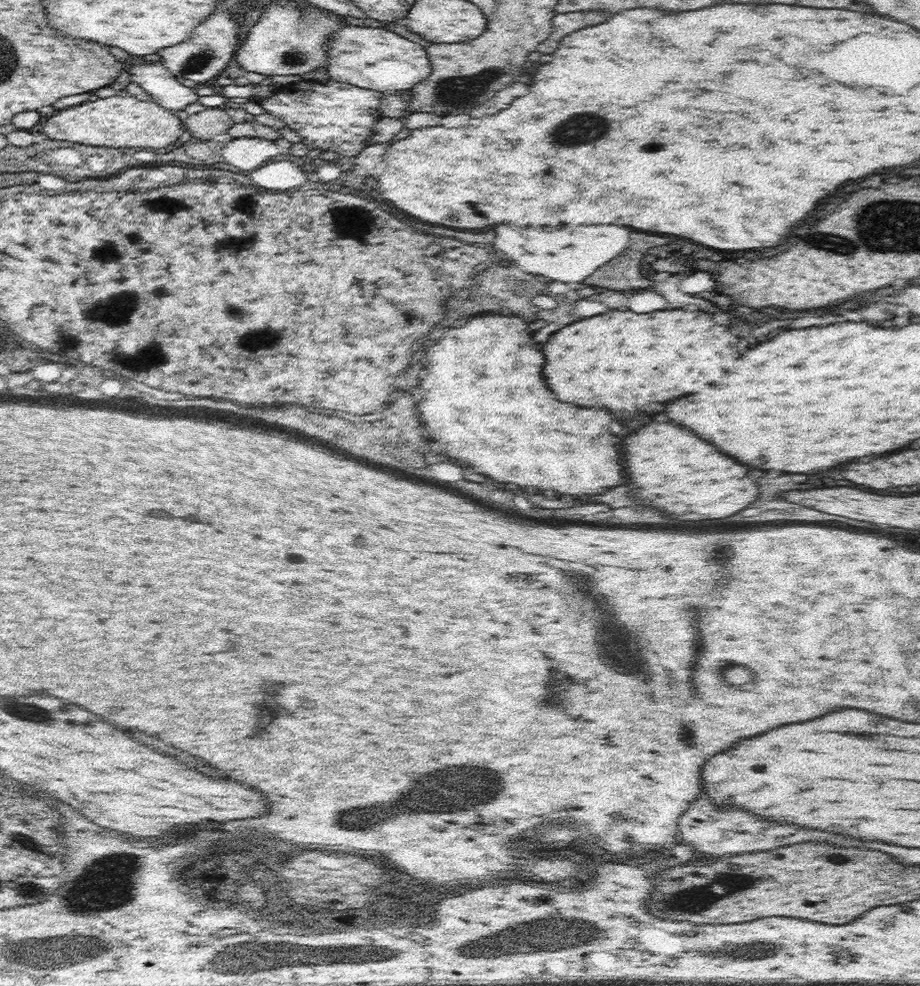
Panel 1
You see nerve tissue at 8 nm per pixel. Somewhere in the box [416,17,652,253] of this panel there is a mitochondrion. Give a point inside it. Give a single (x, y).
(450, 93)

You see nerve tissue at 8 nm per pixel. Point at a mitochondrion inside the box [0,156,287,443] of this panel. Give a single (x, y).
(111, 312)

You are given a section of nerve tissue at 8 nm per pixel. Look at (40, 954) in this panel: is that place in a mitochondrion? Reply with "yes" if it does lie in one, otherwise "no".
yes

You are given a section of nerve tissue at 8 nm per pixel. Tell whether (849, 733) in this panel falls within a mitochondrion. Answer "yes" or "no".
yes

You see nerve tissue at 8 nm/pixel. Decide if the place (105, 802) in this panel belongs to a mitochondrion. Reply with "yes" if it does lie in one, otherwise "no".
no

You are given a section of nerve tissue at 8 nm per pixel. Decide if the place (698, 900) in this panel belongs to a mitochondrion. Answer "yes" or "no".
yes

